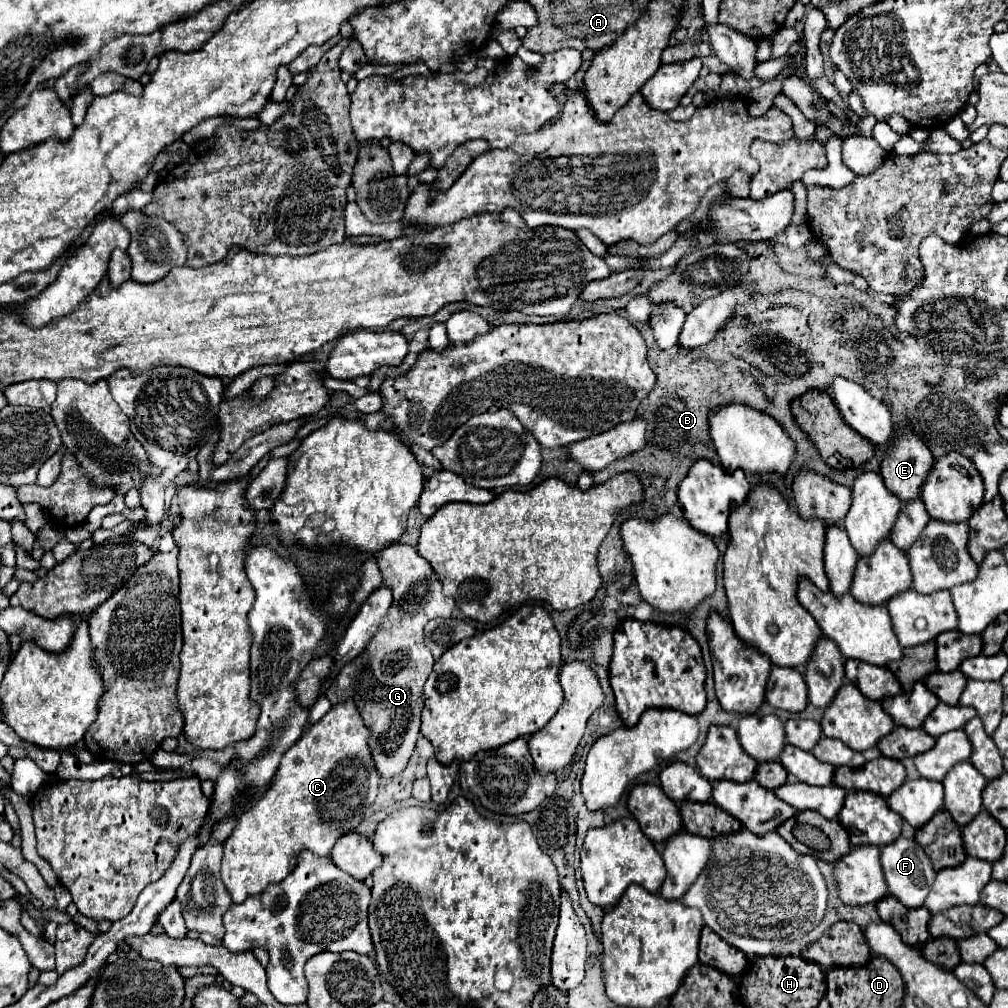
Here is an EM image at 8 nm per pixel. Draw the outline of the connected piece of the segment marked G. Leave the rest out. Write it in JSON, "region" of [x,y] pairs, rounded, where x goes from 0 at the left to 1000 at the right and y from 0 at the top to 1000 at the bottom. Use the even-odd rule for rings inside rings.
{"region":[[[389,539],[381,543],[375,553],[375,563],[381,578],[389,582],[389,604],[361,648],[337,664],[323,691],[327,697],[351,691],[359,713],[369,725],[367,743],[373,763],[381,771],[389,771],[401,765],[417,727],[417,707],[421,703],[419,682],[431,660],[429,648],[421,640],[421,620],[433,612],[448,612],[452,598],[448,592],[440,592],[438,578],[429,561],[409,541]]]}

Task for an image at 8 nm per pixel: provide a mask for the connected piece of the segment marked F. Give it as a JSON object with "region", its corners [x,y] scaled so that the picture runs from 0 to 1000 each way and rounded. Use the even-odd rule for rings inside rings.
{"region":[[[891,830],[891,834],[887,834],[883,838],[877,838],[873,842],[873,852],[875,852],[877,872],[881,876],[883,888],[887,888],[901,902],[915,900],[921,886],[923,886],[923,878],[927,876],[927,870],[929,870],[929,864],[925,862],[925,856],[923,856],[921,848],[917,846],[917,842],[909,834]]]}

